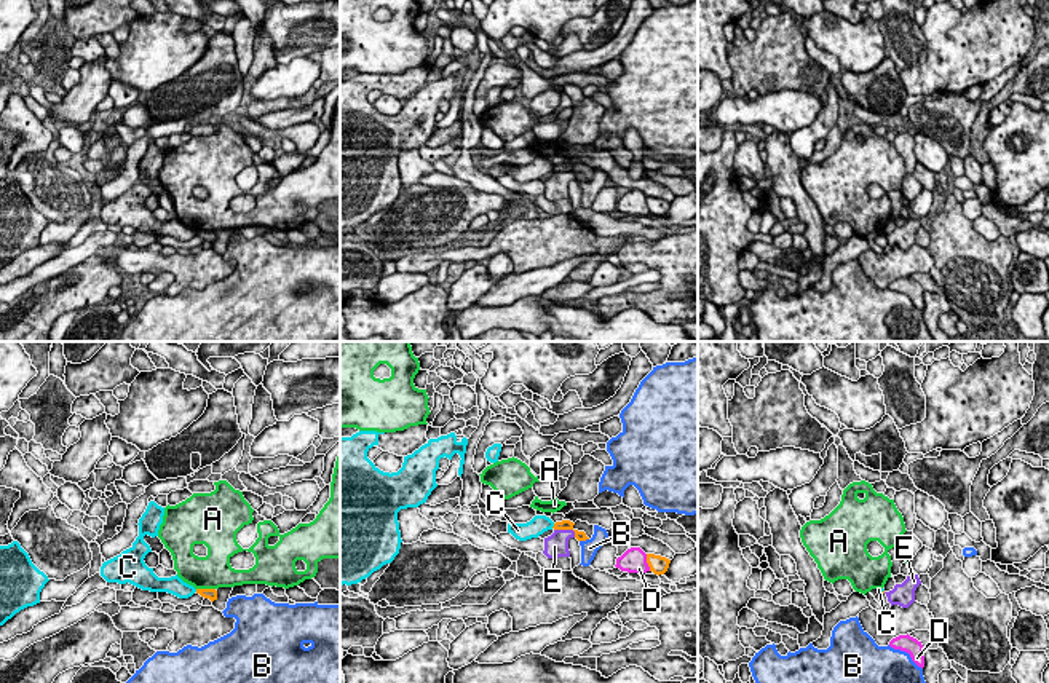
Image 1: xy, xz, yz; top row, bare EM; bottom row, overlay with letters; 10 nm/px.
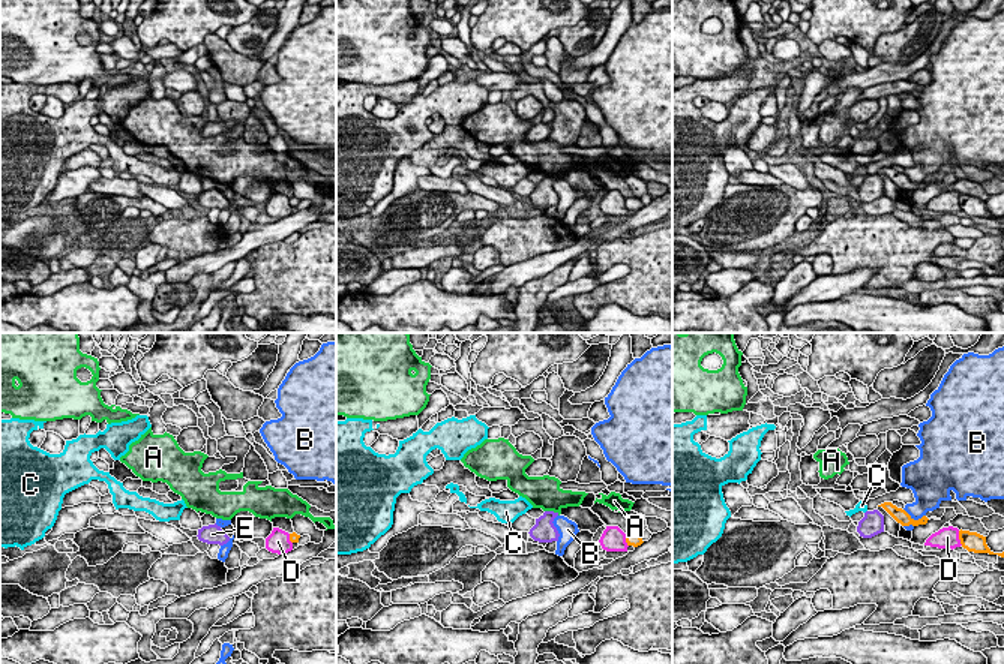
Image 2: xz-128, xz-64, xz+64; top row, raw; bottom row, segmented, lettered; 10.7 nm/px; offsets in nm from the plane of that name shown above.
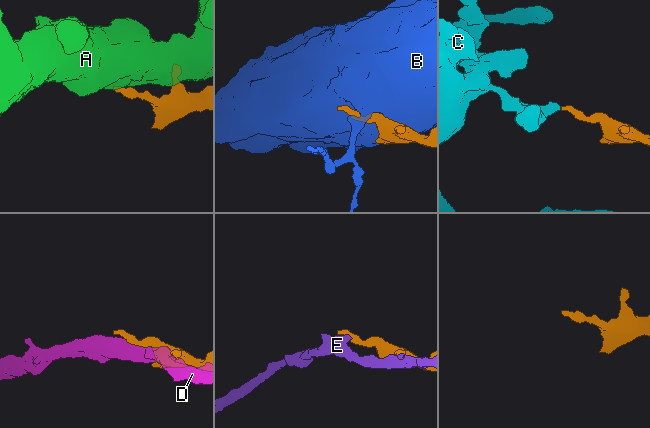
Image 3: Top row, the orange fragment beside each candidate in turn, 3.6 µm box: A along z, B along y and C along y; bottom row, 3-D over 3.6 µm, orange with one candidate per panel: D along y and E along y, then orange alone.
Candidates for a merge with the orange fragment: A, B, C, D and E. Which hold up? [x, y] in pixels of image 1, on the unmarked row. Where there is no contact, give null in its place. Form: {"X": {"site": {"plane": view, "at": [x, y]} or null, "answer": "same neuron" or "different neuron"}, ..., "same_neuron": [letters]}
{"A": {"site": {"plane": "xy", "at": [206, 232]}, "answer": "different neuron"}, "B": {"site": {"plane": "xz", "at": [583, 182]}, "answer": "different neuron"}, "C": {"site": {"plane": "xz", "at": [554, 168]}, "answer": "different neuron"}, "D": {"site": {"plane": "xz", "at": [647, 205]}, "answer": "different neuron"}, "E": {"site": {"plane": "xz", "at": [567, 171]}, "answer": "different neuron"}, "same_neuron": []}

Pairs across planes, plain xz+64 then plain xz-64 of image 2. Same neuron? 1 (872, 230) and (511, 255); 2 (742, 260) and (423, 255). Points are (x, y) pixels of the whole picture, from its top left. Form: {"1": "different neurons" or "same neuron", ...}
{"1": "same neuron", "2": "same neuron"}

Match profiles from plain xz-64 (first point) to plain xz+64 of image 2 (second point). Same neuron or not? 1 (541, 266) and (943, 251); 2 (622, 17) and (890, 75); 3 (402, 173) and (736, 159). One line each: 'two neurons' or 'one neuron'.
1: two neurons
2: one neuron
3: one neuron

